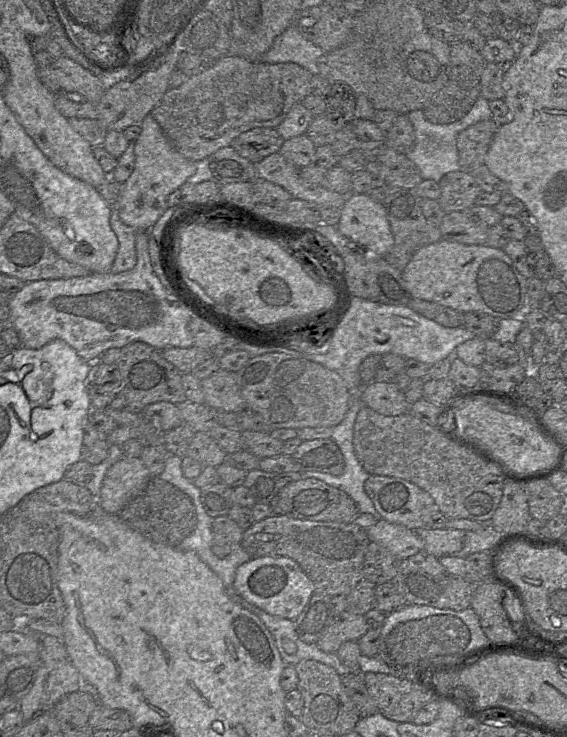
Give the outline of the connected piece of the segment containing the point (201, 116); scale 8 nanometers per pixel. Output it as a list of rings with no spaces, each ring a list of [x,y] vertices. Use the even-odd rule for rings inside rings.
[[[226,55],[211,68],[189,76],[179,87],[168,89],[151,115],[180,154],[199,161],[253,128],[277,128],[289,110],[309,94],[312,77],[296,63],[252,62]]]

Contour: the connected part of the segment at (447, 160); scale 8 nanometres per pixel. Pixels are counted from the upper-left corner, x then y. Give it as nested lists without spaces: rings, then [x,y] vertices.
[[[483,97],[476,101],[463,118],[451,124],[434,124],[425,117],[423,110],[415,110],[406,115],[415,132],[414,144],[406,156],[417,166],[422,179],[432,179],[436,182],[447,173],[461,169],[457,150],[459,133],[477,122],[492,119],[489,101]]]

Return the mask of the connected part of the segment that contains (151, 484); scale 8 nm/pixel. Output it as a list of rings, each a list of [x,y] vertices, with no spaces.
[[[151,476],[144,489],[118,515],[128,526],[153,542],[174,547],[187,538],[197,524],[190,497],[159,476]]]

